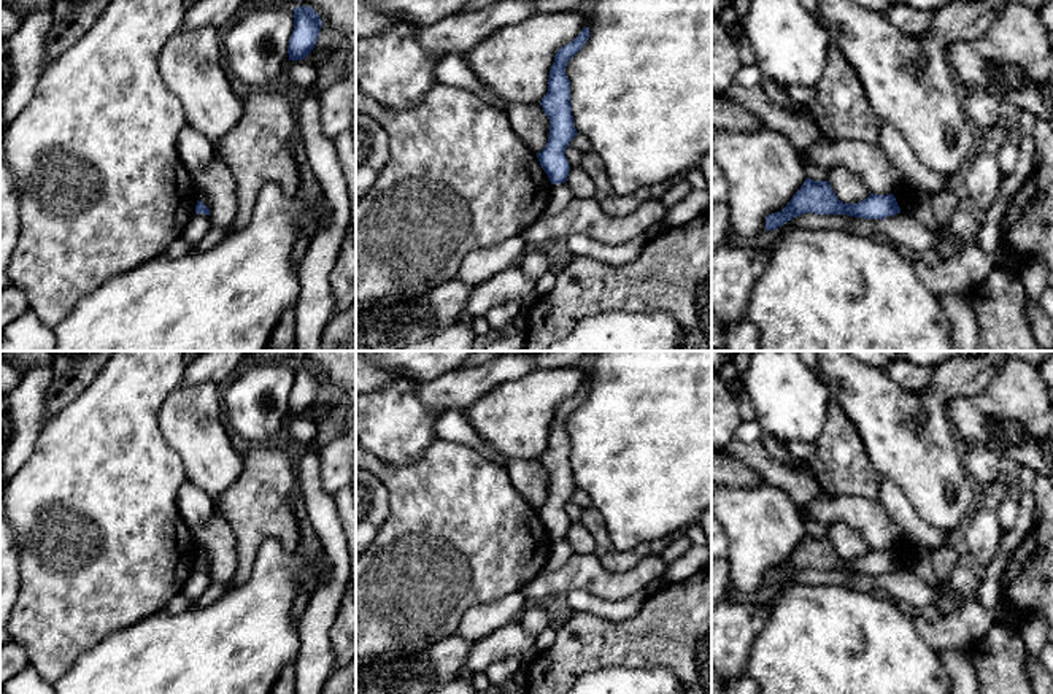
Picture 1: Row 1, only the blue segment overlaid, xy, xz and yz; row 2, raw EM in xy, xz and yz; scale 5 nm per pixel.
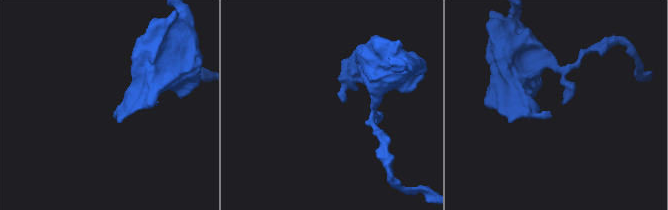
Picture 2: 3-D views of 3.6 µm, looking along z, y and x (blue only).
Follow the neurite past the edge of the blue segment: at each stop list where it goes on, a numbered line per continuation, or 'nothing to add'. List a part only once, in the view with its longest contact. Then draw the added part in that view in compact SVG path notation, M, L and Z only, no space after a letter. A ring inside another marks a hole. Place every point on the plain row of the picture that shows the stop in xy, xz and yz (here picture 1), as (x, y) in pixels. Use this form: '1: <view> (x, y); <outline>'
nothing to add

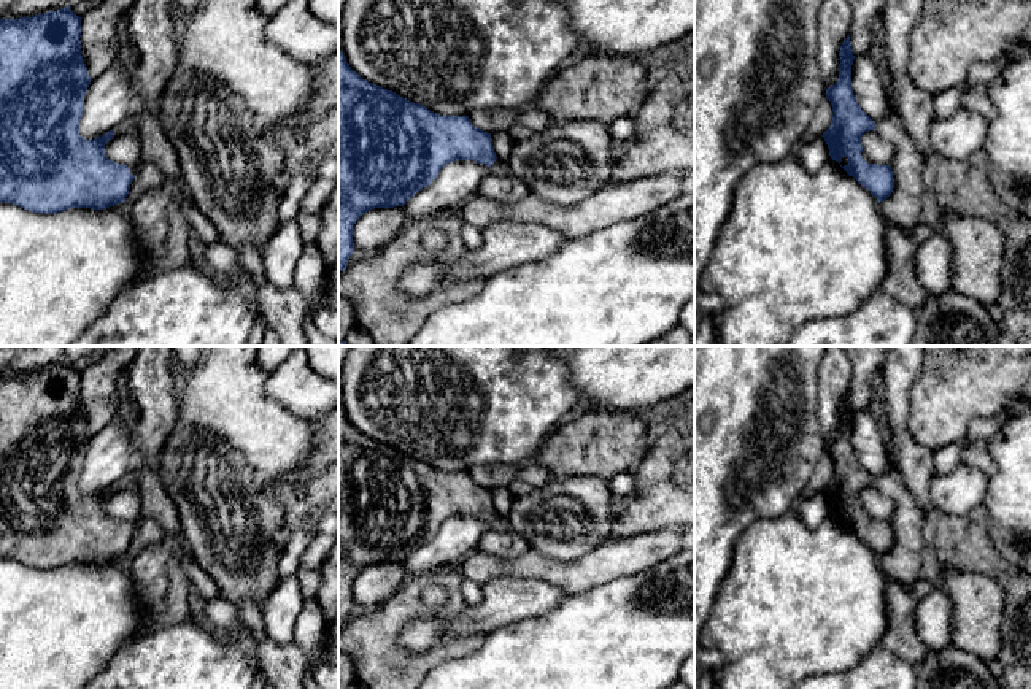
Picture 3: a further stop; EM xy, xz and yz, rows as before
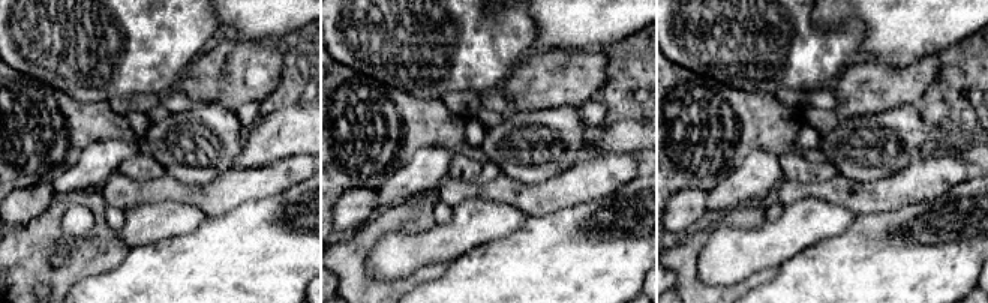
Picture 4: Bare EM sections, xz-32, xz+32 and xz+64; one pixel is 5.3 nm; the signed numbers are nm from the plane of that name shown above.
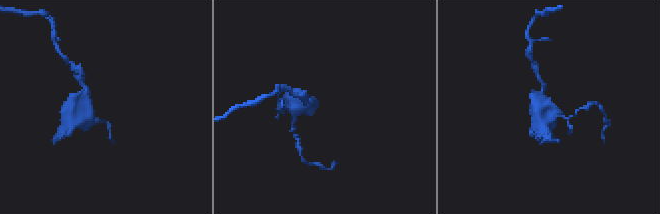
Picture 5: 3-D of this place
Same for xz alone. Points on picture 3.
1: xz (501, 524); M497 514L496 518L491 521L491 525L497 530L502 530L502 532L508 532L512 530L510 524L505 521L505 519L500 519Z

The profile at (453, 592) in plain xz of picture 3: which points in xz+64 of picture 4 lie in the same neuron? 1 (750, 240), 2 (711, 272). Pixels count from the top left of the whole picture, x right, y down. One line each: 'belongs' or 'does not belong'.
1: does not belong
2: does not belong

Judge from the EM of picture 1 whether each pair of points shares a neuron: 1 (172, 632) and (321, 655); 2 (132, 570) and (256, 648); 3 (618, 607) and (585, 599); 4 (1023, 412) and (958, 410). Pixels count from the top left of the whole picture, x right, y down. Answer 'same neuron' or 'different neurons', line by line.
1: different neurons
2: different neurons
3: same neuron
4: same neuron

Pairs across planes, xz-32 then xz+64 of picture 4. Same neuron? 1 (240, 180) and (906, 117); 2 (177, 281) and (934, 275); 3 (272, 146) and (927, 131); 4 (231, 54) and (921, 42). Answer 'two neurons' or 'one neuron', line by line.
1: two neurons
2: one neuron
3: two neurons
4: two neurons

